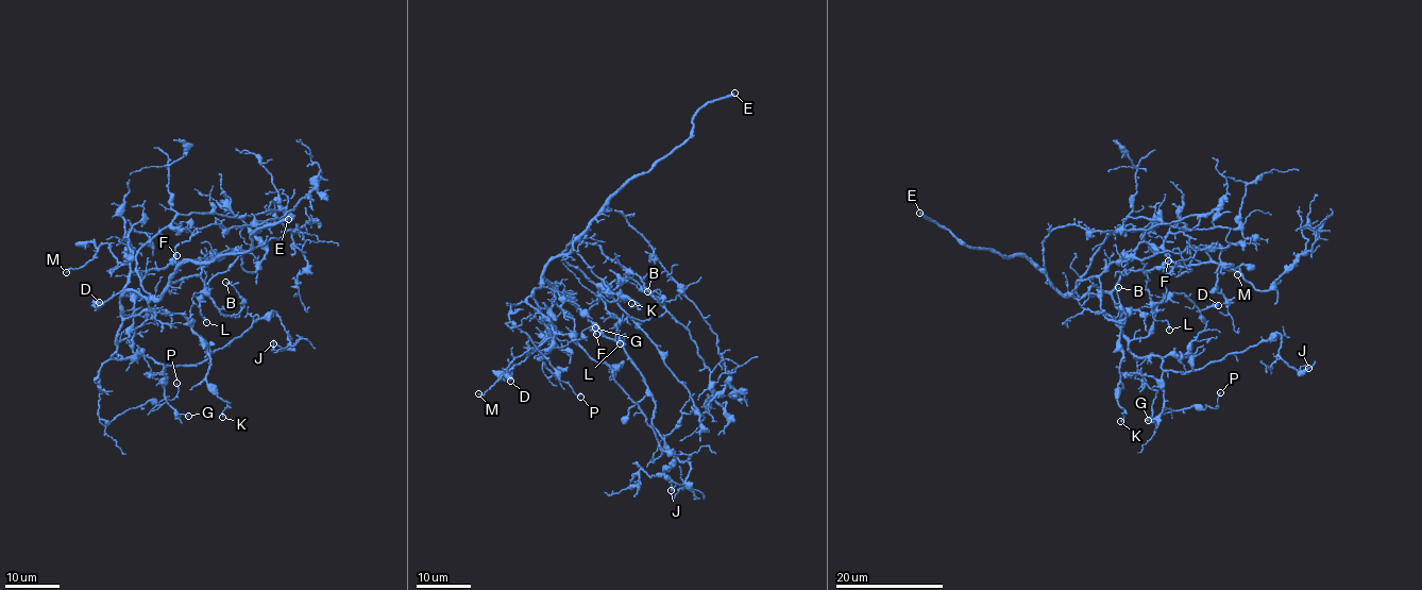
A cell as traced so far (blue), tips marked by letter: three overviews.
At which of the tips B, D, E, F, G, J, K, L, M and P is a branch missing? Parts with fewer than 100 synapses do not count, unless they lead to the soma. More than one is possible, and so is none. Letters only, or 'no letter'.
E

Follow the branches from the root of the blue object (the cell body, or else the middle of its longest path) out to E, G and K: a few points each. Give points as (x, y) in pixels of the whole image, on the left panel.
E: (133, 291), (149, 303), (156, 301), (168, 277), (185, 262), (243, 253), (258, 228), (288, 219)
G: (133, 291), (119, 299), (121, 322), (112, 356), (142, 354), (159, 363), (166, 402), (176, 416), (188, 416)
K: (133, 291), (140, 292), (154, 312), (180, 313), (186, 319), (209, 357), (207, 385), (226, 402), (222, 417)

